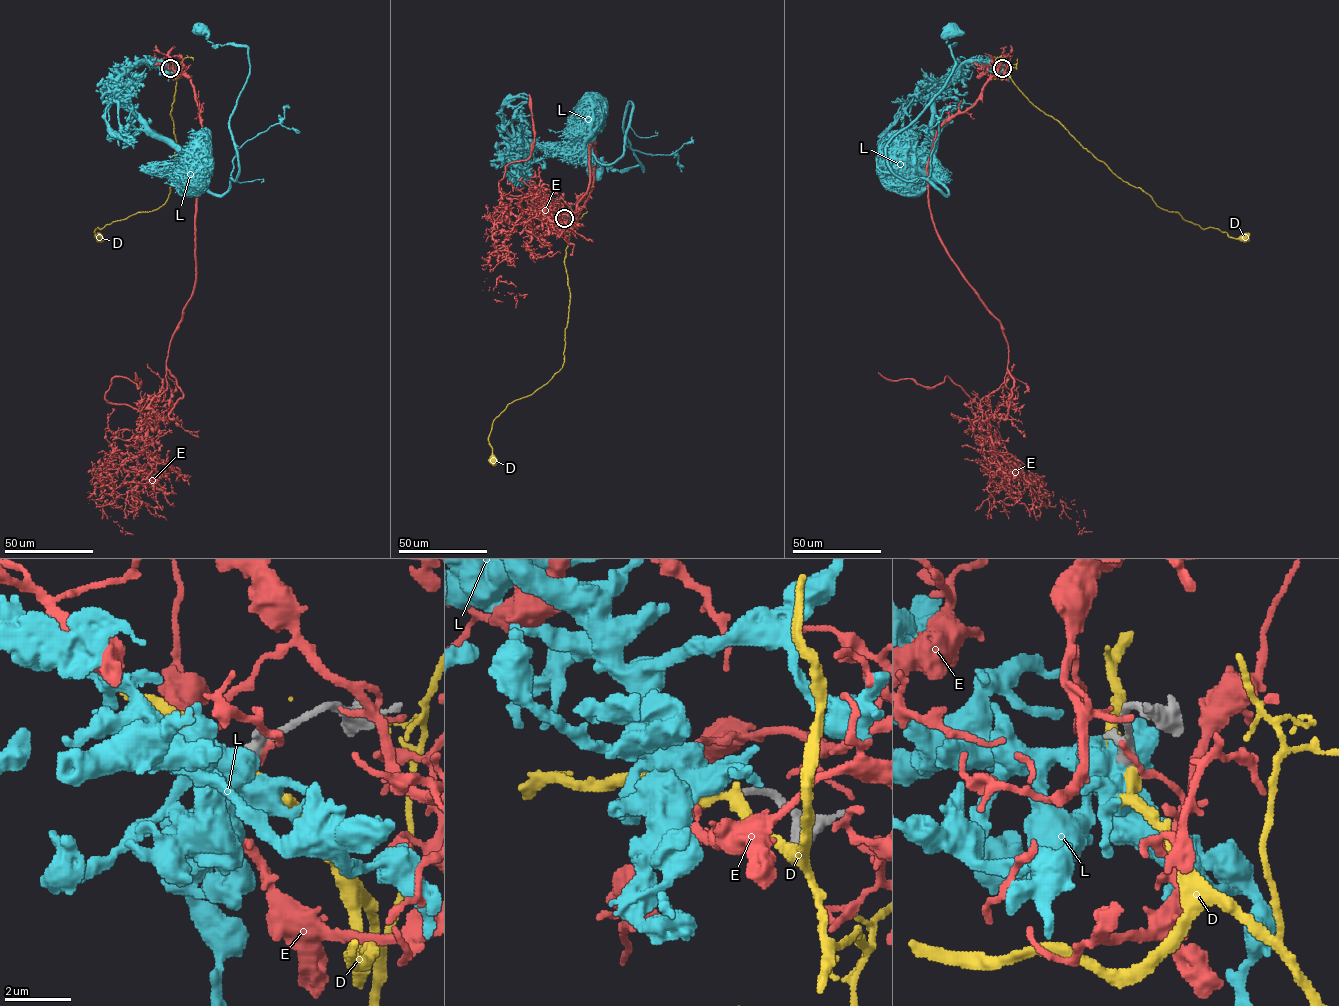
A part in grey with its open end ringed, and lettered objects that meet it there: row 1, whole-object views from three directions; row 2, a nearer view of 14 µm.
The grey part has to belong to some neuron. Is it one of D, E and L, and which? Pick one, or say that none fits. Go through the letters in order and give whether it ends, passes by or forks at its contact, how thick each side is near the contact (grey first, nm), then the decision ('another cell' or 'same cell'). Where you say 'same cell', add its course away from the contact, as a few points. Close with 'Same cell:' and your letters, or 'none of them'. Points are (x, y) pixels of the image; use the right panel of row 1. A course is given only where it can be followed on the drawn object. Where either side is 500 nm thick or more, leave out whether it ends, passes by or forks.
D: it passes by | 460/360 nm | another cell
E: it ends | 480/190 nm | another cell
L: 460/900 nm | another cell
Same cell: none of them

